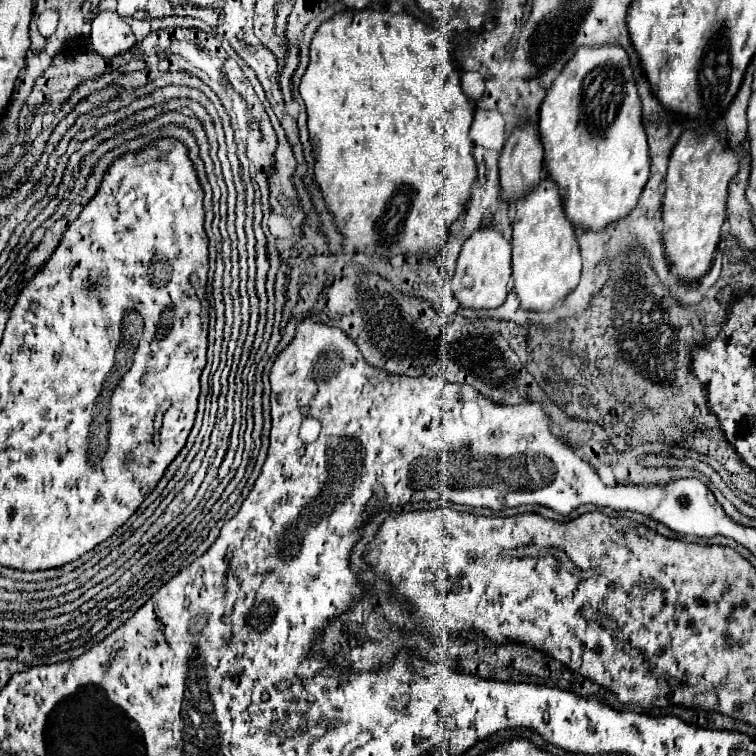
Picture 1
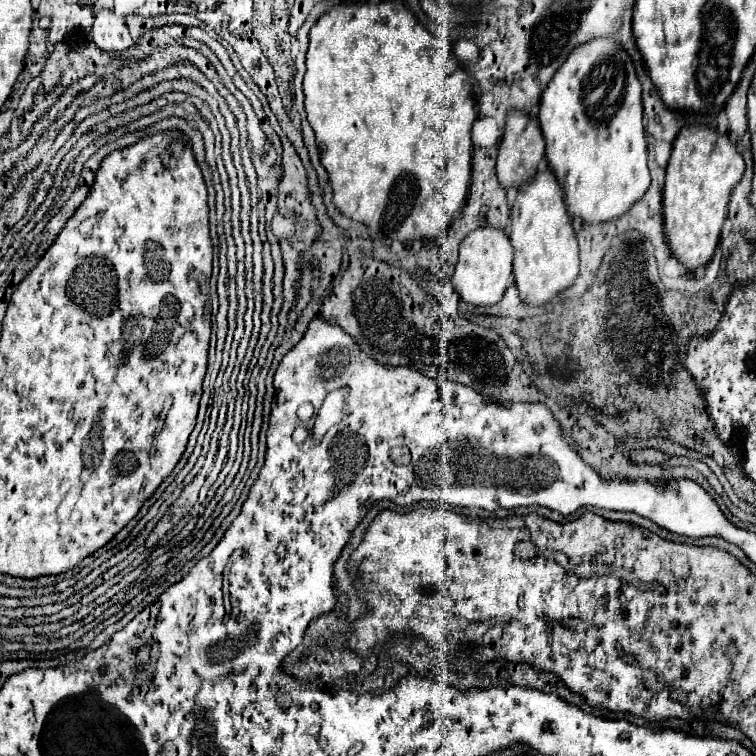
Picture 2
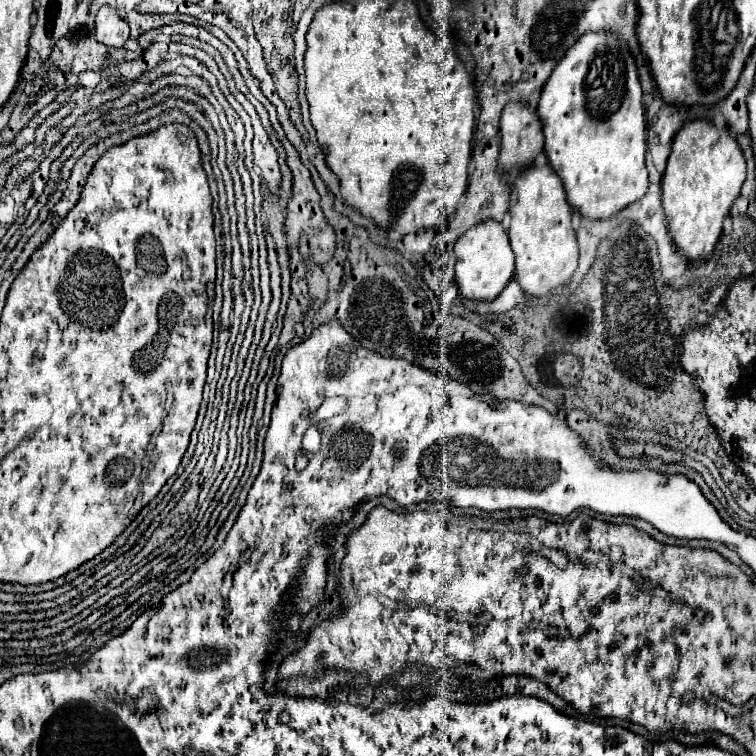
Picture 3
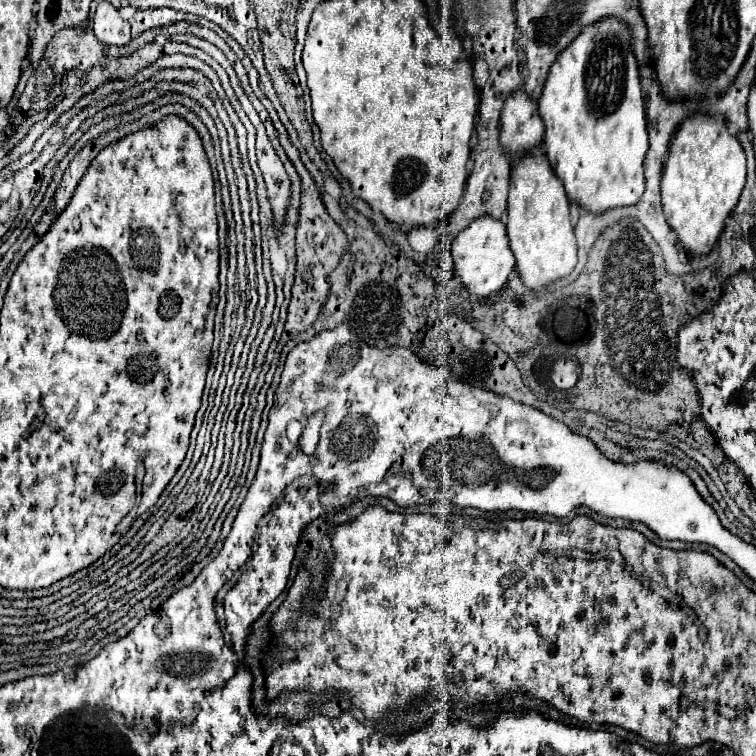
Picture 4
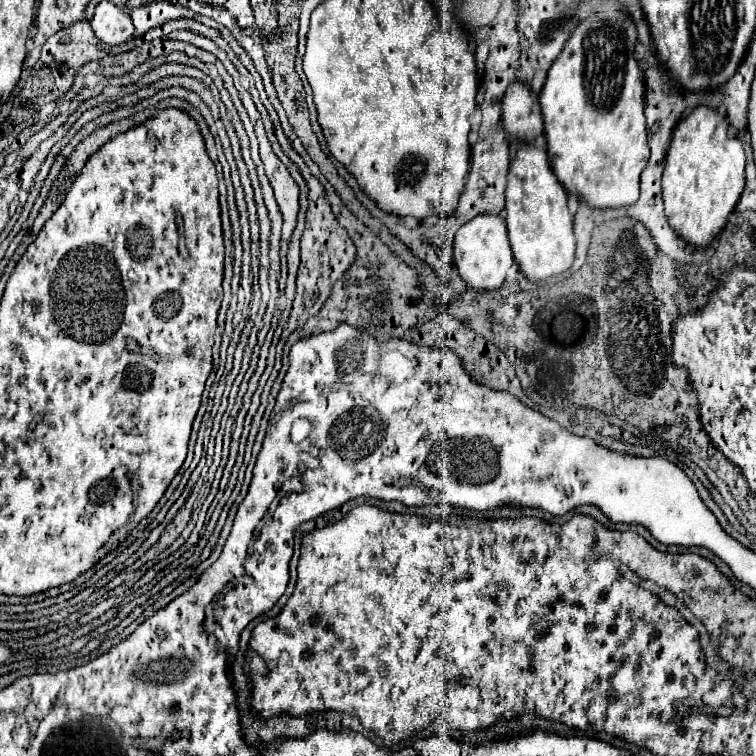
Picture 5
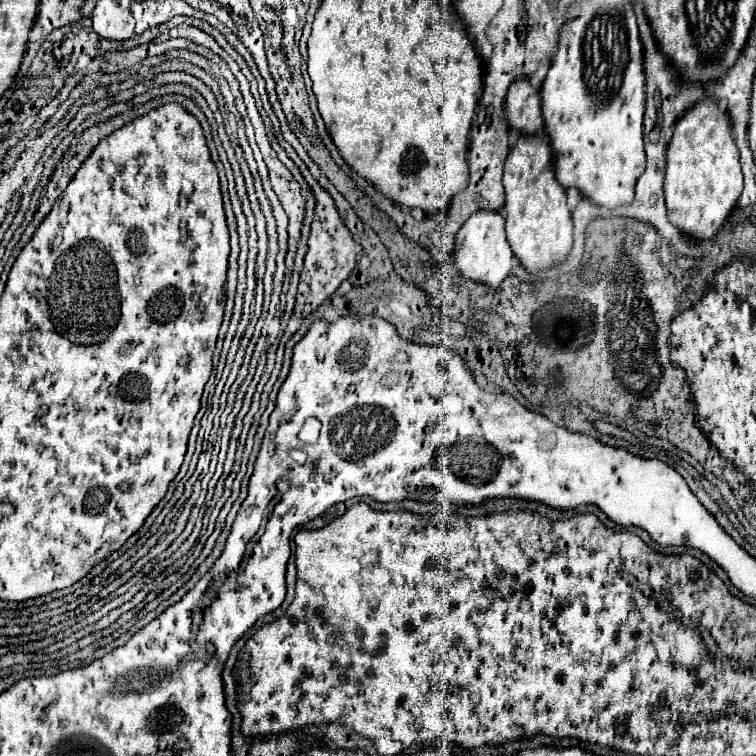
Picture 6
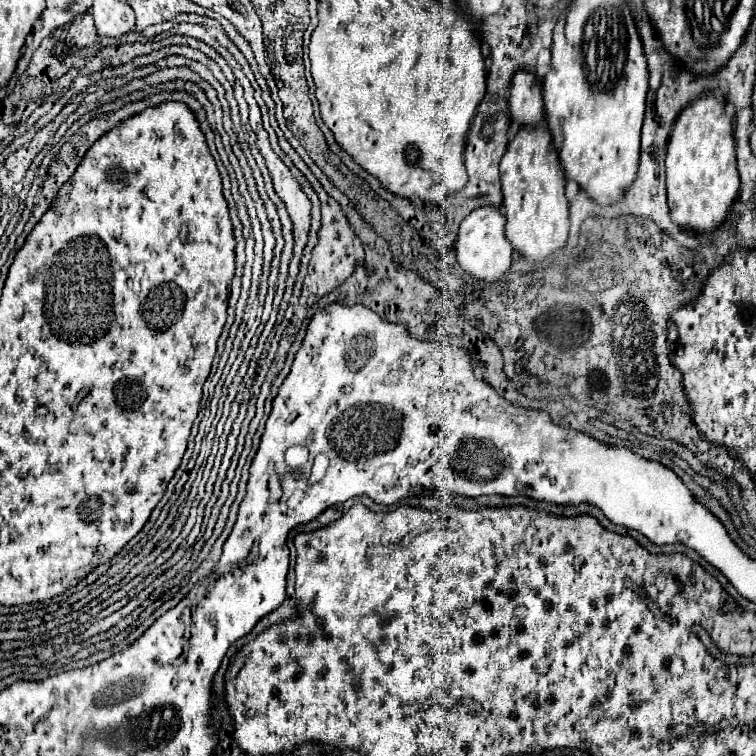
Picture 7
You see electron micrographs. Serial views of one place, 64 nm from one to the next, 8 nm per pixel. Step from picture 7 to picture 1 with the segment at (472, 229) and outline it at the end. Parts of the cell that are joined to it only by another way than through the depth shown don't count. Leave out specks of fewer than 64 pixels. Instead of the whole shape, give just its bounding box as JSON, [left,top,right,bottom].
[452,228,512,308]

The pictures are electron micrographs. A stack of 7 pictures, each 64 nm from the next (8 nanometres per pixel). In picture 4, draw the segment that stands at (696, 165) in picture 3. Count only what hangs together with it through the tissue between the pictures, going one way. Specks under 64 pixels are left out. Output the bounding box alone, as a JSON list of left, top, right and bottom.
[662,114,746,254]

